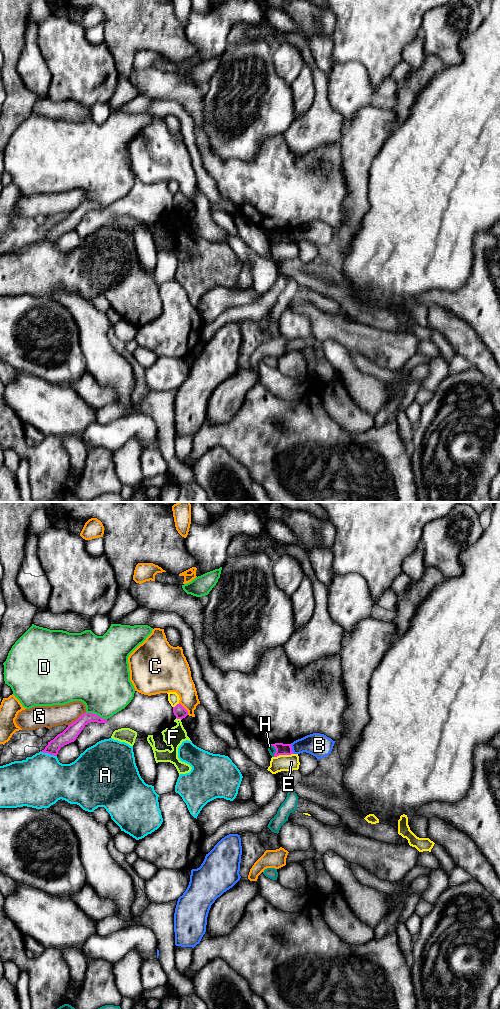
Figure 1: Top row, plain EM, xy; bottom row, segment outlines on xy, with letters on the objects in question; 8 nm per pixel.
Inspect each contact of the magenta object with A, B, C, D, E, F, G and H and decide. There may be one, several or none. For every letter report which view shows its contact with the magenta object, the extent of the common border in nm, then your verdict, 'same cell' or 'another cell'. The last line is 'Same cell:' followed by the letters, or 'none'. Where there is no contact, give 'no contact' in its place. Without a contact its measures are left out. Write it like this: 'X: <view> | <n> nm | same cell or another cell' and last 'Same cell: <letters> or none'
A: xy | 140 nm | another cell
B: xy | 80 nm | another cell
C: xy | 130 nm | another cell
D: xy | 180 nm | another cell
E: xy | 160 nm | another cell
F: xy | 50 nm | another cell
G: xy | 180 nm | another cell
H: xy | 110 nm | another cell
Same cell: none

